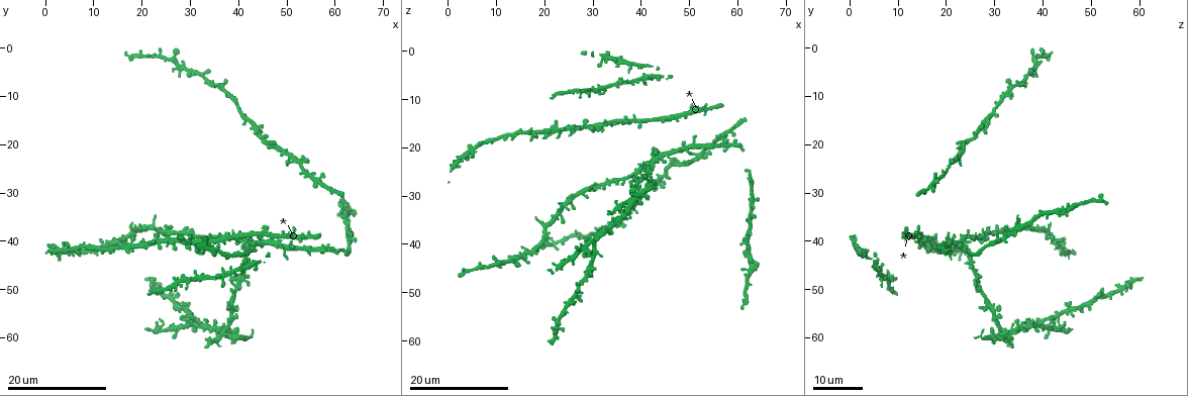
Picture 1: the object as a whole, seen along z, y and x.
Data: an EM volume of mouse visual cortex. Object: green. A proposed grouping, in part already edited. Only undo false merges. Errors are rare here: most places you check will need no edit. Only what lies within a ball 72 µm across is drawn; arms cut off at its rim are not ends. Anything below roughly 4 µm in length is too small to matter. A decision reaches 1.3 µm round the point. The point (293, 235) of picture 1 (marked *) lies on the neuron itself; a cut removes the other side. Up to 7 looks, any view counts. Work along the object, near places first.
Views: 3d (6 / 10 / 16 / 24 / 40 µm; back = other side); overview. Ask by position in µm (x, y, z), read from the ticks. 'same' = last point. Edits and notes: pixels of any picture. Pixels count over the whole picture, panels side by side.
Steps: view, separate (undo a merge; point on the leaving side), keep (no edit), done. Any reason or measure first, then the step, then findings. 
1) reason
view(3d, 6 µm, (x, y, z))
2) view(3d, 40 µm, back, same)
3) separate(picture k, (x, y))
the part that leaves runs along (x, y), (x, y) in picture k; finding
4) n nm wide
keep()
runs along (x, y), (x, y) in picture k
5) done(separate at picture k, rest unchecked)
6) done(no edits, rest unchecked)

view(3d, 24 µm, (49.0, 38.5, 14.0))

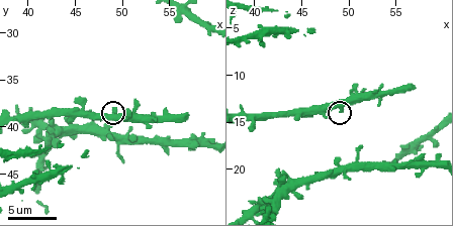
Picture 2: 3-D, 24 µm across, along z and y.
view(3d, 10 µm, same)

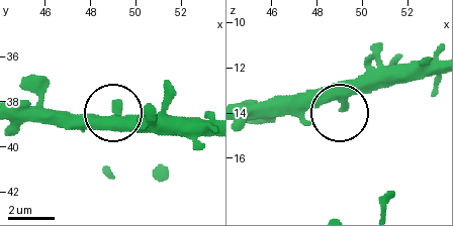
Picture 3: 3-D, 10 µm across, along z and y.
430 nm wide
keep()
continuous, no second neuron

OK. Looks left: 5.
view(3d, 16 µm, (37.0, 40.0, 14.0))

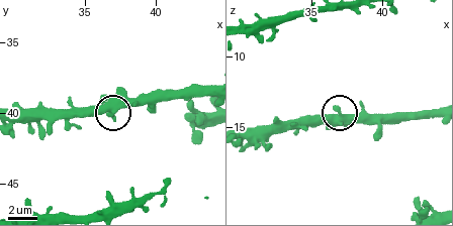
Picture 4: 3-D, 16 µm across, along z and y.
view(3d, 6 µm, (36.8, 40.0, 13.8))

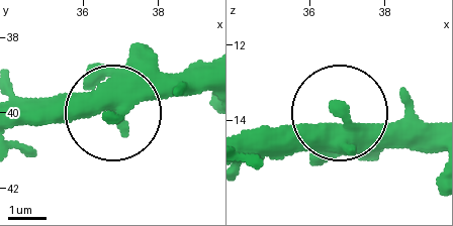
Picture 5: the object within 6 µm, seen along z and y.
keep()
runs along (434, 128), (366, 128), (340, 115), (318, 128), (244, 128) in picture 5; all the same neuron

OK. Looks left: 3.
view(3d, 6 µm, (50.6, 41.6, 20.0))

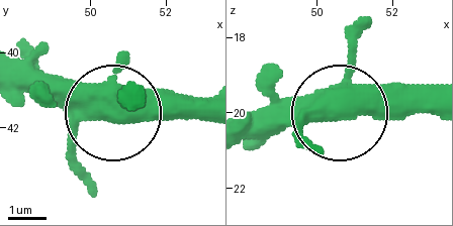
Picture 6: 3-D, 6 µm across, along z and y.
keep()
all the same neuron

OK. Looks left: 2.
a narrow waist
view(3d, 16 µm, (40.5, 49.5, 26.0))

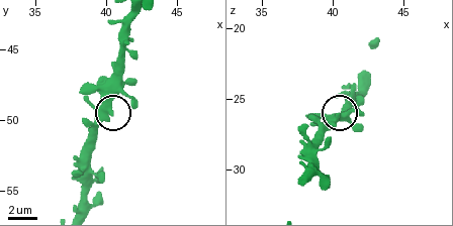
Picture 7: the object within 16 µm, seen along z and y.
zoom in
view(3d, 10 µm, (40.4, 49.2, 26.4))

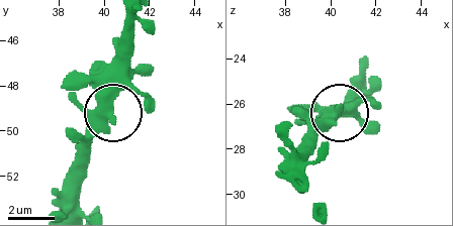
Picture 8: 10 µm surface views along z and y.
460 nm wide
keep()
runs along (364, 76), (304, 141) in picture 8; continuous, no second neuron

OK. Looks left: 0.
done(no edits, rest unchecked)

